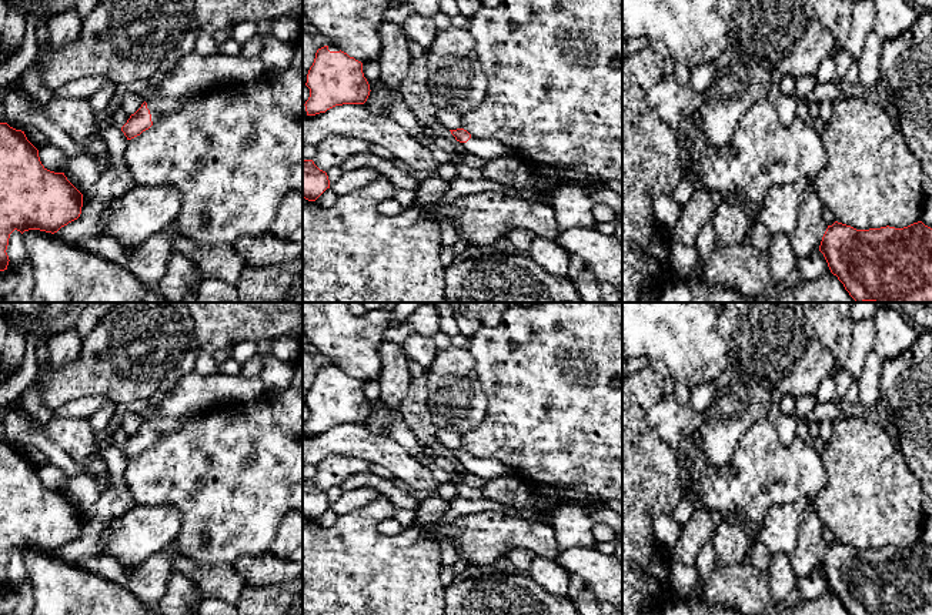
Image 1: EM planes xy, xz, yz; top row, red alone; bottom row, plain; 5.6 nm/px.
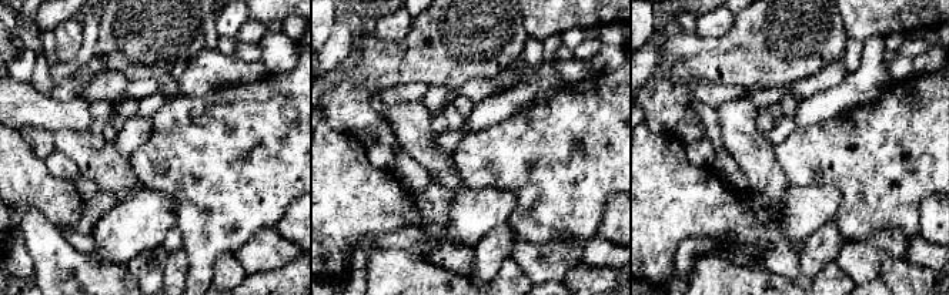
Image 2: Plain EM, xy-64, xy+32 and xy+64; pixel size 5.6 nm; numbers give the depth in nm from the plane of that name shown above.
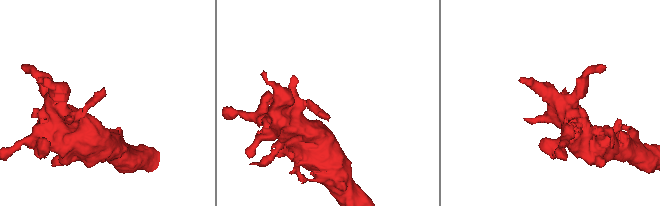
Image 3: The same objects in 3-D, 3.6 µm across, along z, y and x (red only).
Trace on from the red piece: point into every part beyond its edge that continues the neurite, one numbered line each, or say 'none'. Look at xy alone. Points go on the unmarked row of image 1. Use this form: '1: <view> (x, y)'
1: xy (166, 424)

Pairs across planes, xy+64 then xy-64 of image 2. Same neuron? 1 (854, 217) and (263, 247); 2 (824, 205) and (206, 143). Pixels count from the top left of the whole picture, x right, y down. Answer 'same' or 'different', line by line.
1: different
2: different

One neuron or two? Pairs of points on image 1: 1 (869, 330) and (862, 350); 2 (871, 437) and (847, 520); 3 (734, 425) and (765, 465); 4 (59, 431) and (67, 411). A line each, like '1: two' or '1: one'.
1: one
2: one
3: two
4: two

